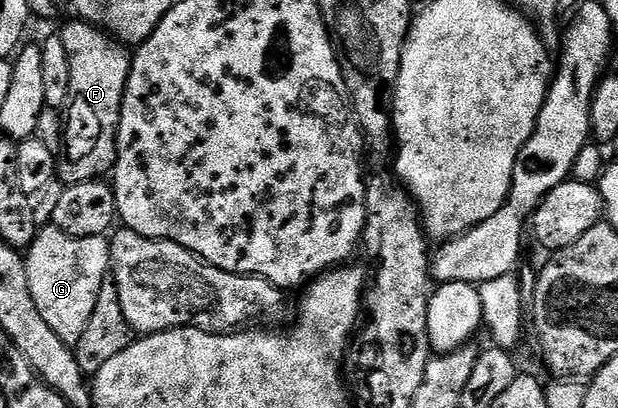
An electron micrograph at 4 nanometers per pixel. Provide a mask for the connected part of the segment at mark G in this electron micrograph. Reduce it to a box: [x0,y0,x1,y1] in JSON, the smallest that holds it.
[26,226,112,346]

